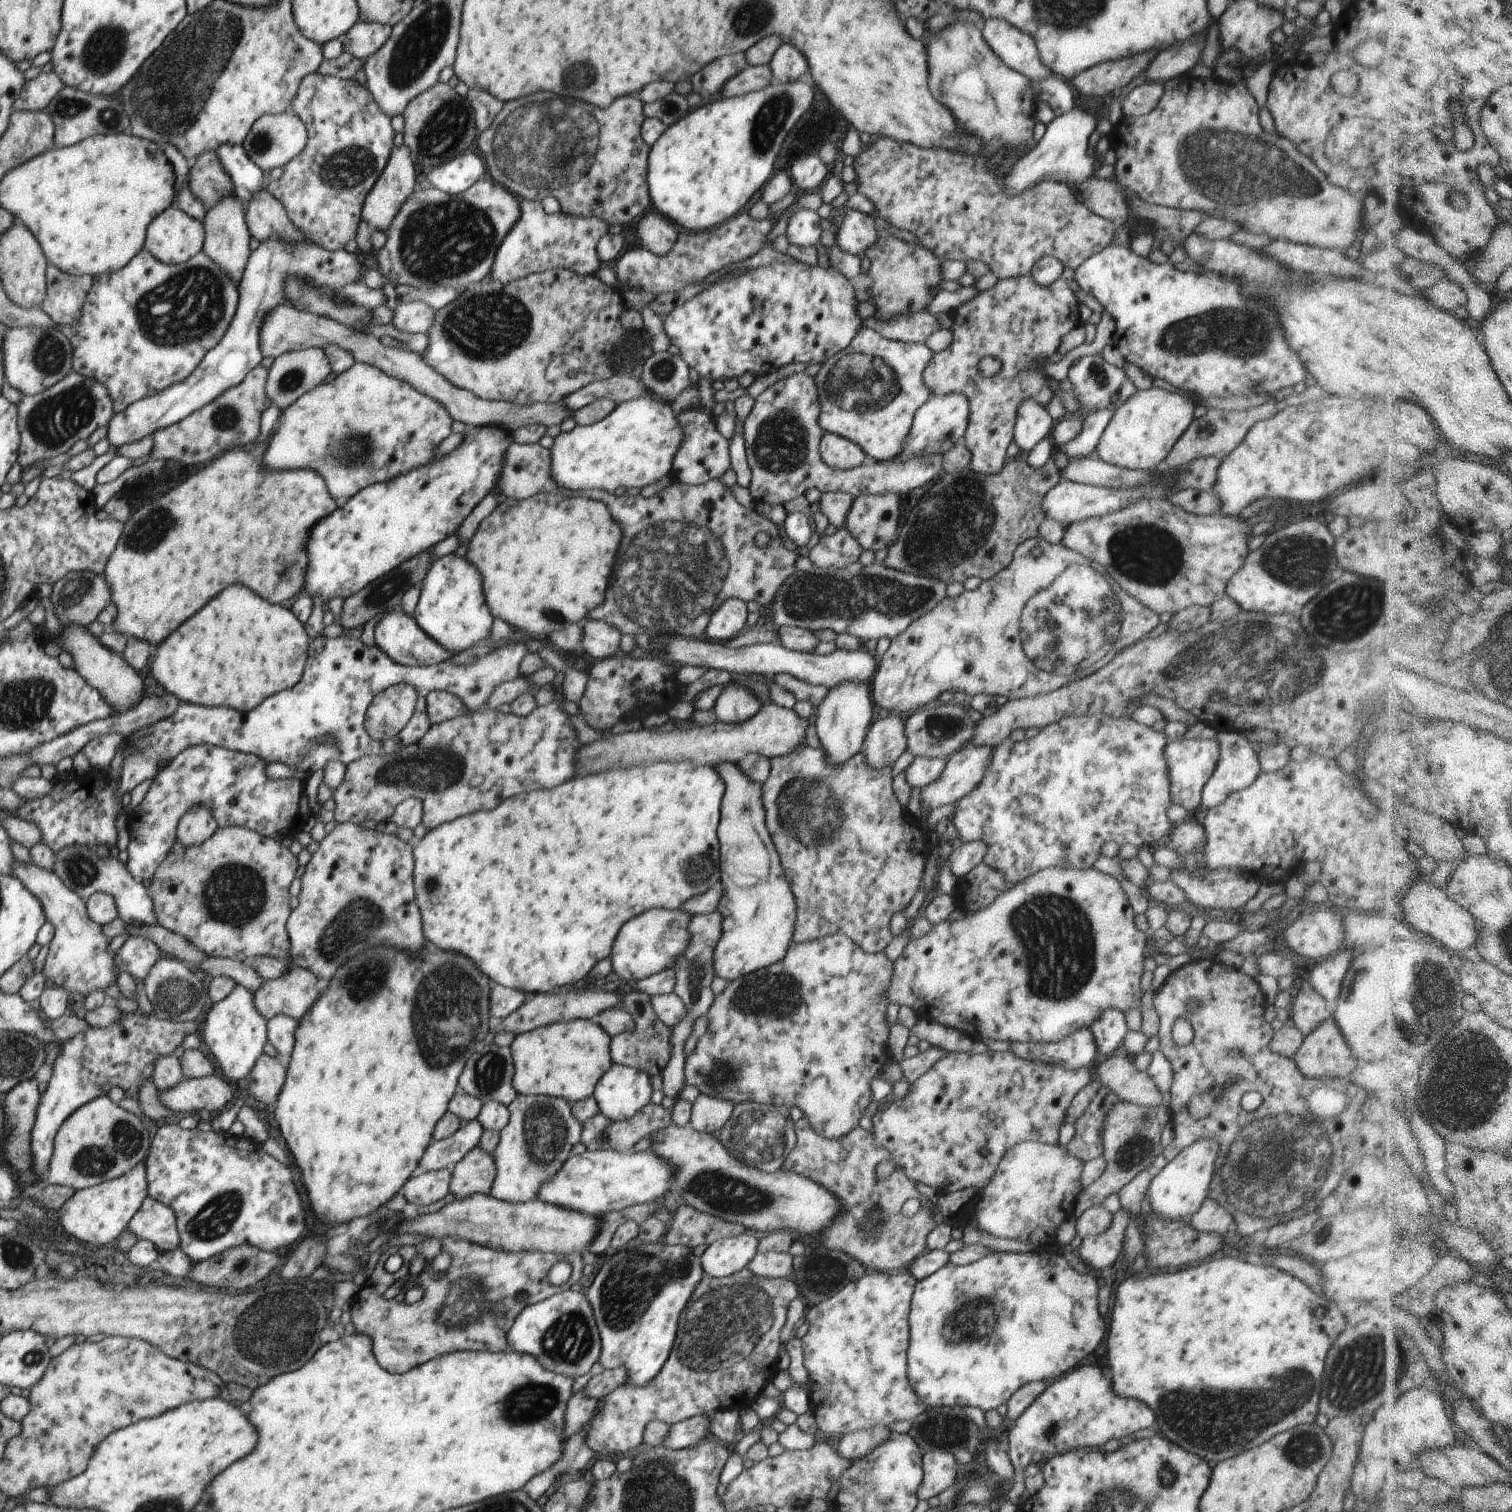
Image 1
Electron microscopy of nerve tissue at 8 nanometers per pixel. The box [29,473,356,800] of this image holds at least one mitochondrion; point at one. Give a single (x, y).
(153, 529)

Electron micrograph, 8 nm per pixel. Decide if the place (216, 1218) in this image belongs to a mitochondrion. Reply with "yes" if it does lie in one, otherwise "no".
yes

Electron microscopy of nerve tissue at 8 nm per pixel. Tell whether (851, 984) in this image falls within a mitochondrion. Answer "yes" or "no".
no

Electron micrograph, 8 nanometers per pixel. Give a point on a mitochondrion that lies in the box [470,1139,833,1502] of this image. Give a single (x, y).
(728, 1326)

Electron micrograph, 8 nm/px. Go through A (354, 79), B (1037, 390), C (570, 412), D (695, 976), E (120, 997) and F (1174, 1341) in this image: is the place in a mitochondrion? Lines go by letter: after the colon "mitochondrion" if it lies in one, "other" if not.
A: other
B: other
C: other
D: mitochondrion
E: other
F: other

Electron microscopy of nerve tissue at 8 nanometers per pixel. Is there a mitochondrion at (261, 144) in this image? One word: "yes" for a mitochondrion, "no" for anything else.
yes

